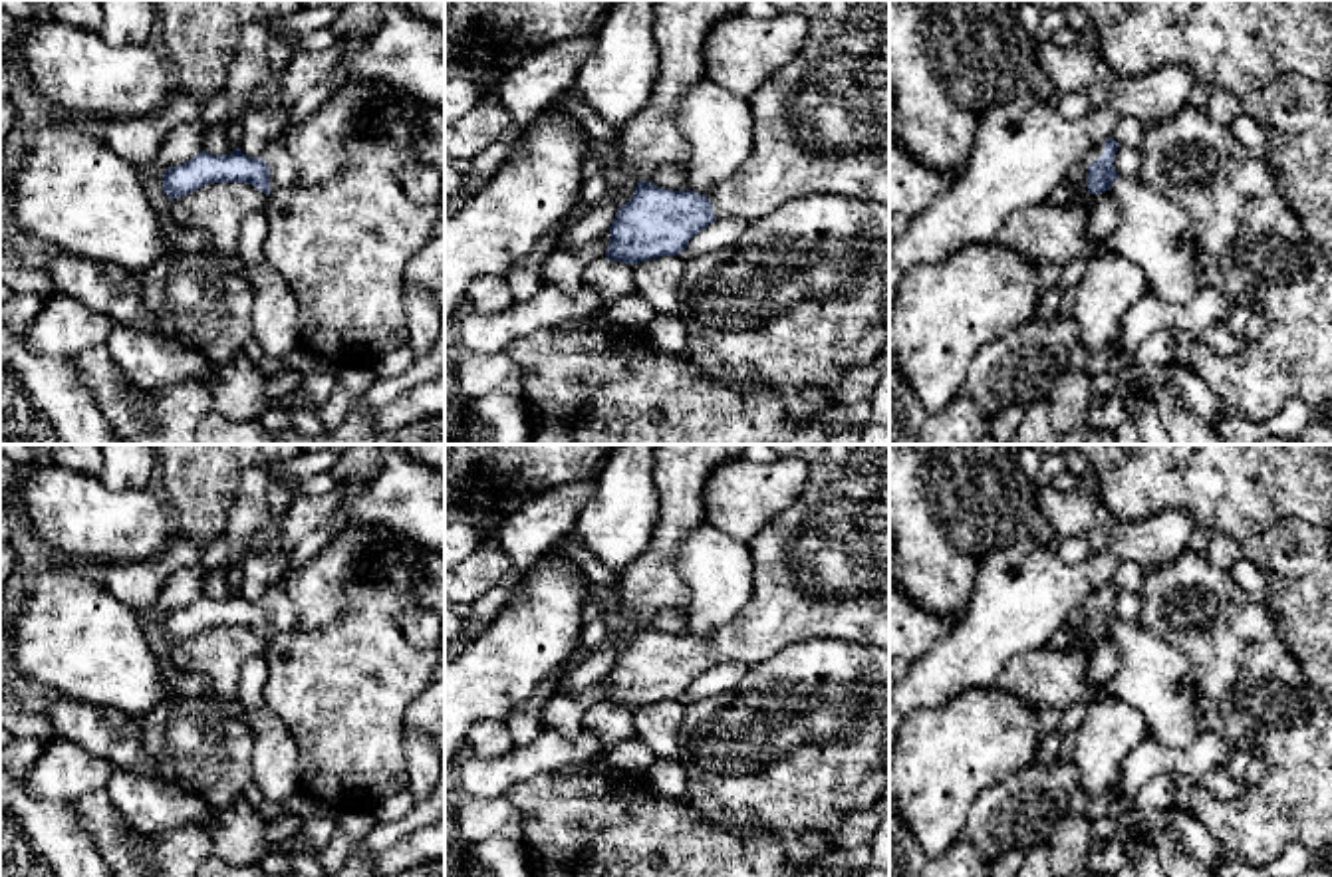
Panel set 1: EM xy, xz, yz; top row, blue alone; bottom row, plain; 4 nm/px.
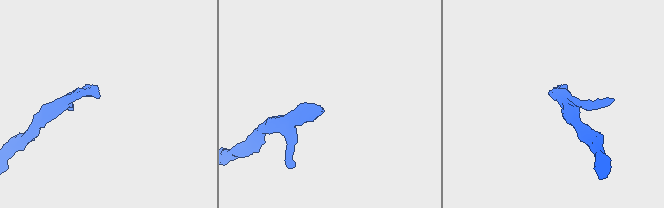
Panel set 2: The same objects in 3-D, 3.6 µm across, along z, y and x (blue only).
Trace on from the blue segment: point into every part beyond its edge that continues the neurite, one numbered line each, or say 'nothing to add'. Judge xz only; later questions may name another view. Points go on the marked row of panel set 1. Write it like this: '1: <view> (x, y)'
1: xz (822, 127)

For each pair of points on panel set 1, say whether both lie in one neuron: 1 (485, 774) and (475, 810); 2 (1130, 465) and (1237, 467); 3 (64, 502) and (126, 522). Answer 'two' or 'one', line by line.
1: two
2: one
3: one

